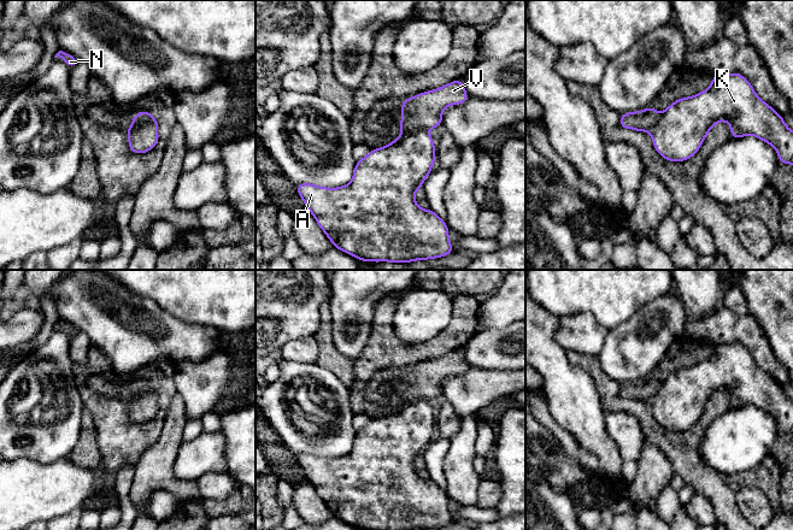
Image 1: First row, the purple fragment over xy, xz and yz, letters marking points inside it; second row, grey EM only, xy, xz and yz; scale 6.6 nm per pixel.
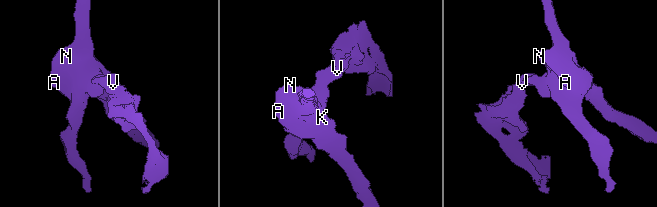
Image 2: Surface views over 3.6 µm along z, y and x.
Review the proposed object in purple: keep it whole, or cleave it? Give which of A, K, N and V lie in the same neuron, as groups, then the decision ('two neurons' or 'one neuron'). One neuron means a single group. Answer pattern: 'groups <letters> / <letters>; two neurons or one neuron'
groups A K N / V; two neurons

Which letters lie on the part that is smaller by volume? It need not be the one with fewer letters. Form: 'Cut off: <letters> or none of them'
Cut off: V

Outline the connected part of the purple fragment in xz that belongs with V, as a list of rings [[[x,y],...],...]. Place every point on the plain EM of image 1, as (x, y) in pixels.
[[[462,348],[437,359],[411,366],[401,372],[400,400],[410,402],[418,399],[437,398],[442,394],[442,381],[450,375],[460,375],[469,366]]]

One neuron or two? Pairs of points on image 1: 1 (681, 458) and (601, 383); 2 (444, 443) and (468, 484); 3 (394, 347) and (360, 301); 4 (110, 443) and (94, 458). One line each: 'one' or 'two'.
1: one
2: two
3: two
4: two

